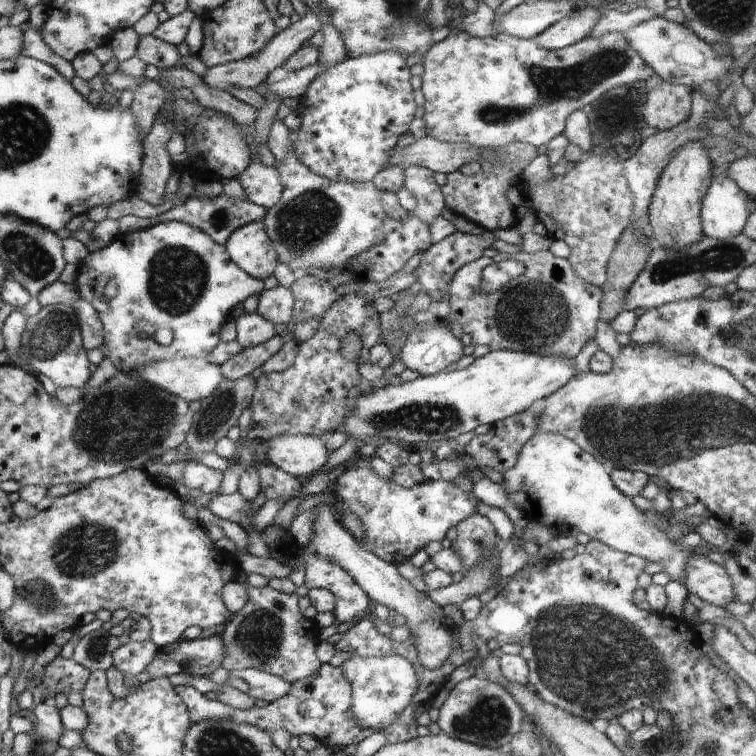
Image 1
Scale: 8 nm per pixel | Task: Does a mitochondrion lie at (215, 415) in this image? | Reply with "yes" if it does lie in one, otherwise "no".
yes

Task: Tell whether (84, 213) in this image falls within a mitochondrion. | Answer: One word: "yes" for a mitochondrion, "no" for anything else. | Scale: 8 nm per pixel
no

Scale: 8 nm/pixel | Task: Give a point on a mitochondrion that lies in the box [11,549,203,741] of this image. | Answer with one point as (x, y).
(39, 594)

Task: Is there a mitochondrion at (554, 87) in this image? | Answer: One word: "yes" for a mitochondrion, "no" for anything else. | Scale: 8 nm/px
yes

